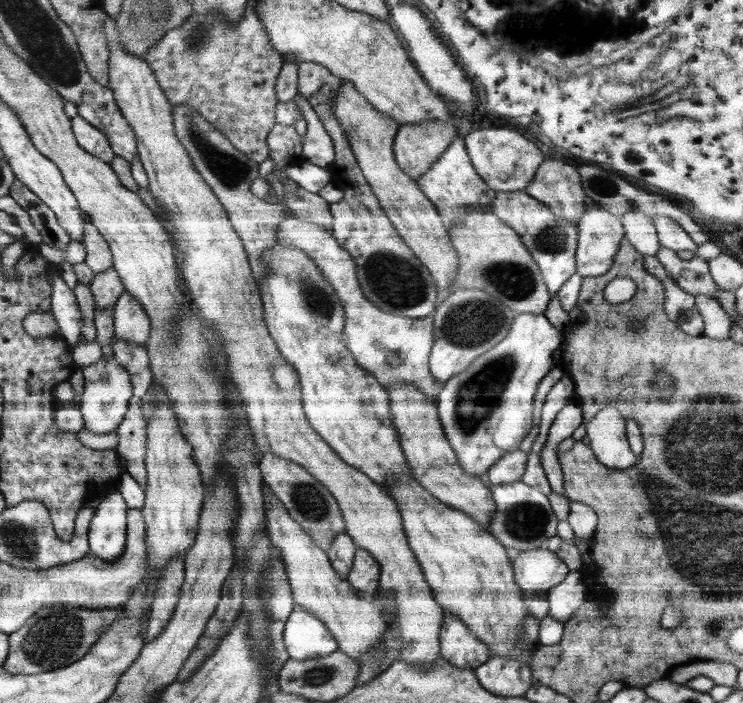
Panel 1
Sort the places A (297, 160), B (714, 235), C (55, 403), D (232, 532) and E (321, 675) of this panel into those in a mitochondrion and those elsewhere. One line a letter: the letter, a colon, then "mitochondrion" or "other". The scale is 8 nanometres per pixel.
A: other
B: other
C: other
D: other
E: mitochondrion

